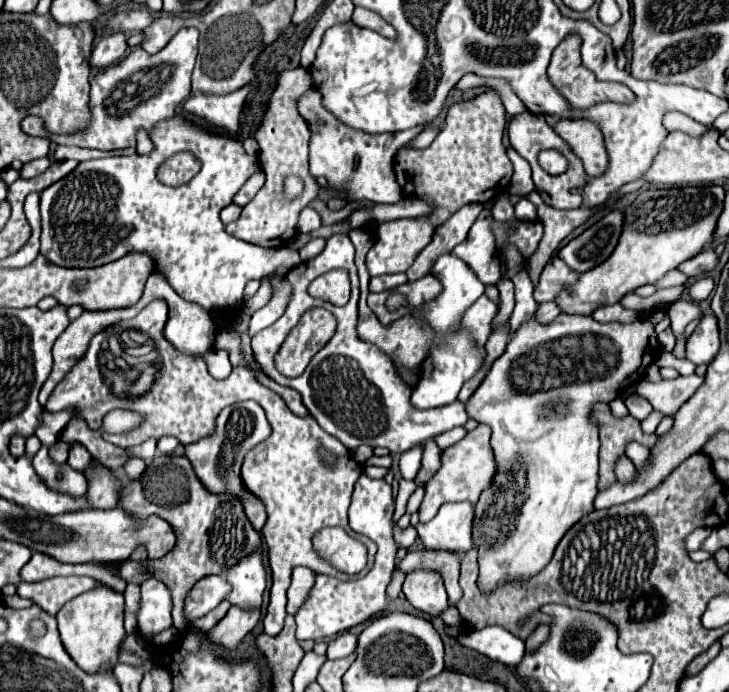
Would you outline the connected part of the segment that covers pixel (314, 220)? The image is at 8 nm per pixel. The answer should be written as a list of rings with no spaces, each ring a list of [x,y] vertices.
[[[305,207],[299,217],[299,233],[311,233],[321,227],[321,215],[313,207]]]

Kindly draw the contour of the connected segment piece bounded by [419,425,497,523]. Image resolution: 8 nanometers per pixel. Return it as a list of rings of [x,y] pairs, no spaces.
[[[477,425],[477,429],[469,431],[459,443],[447,447],[441,455],[441,467],[437,473],[425,483],[425,497],[419,507],[419,523],[431,521],[439,507],[449,501],[469,501],[477,503],[479,495],[493,485],[493,479],[497,475],[497,461],[493,455],[493,449],[489,445],[489,427]]]

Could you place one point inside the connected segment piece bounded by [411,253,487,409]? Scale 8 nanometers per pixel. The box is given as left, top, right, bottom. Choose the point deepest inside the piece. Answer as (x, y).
(454, 357)

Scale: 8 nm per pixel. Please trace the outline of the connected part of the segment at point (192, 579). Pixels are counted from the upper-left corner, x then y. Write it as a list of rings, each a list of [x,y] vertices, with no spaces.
[[[157,453],[153,463],[147,465],[145,473],[139,479],[123,479],[123,491],[119,491],[119,505],[131,515],[163,517],[165,521],[169,521],[177,535],[177,545],[173,553],[169,553],[169,557],[161,557],[155,561],[128,559],[114,563],[117,567],[119,565],[119,575],[127,583],[143,583],[149,577],[167,583],[173,595],[173,625],[179,631],[187,629],[189,625],[183,613],[183,601],[191,587],[205,575],[225,573],[231,563],[237,563],[247,551],[251,551],[251,547],[255,547],[255,543],[261,543],[261,535],[249,523],[241,499],[233,493],[217,495],[205,489],[205,485],[195,475],[191,461],[185,455]]]

